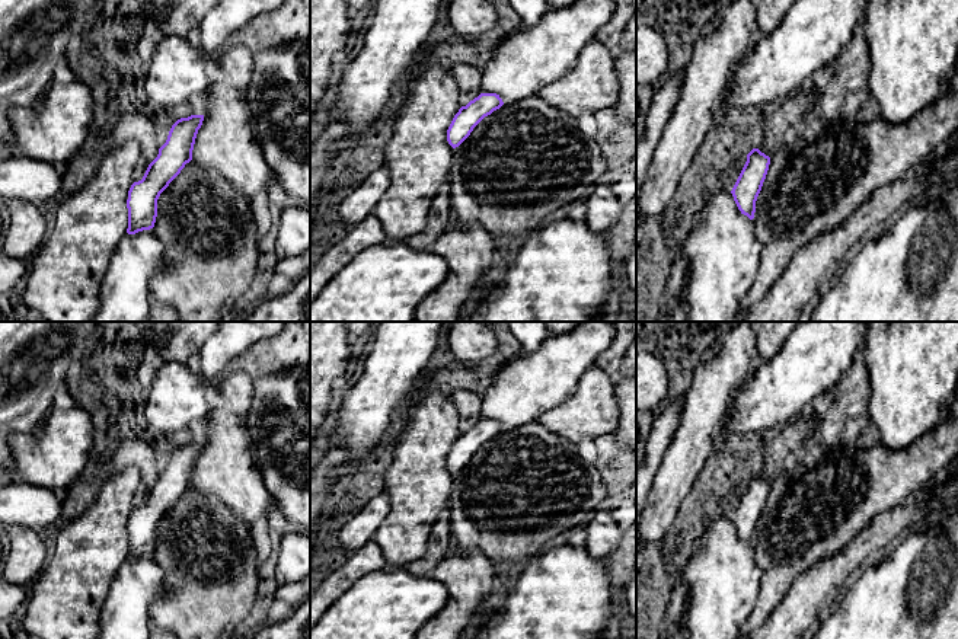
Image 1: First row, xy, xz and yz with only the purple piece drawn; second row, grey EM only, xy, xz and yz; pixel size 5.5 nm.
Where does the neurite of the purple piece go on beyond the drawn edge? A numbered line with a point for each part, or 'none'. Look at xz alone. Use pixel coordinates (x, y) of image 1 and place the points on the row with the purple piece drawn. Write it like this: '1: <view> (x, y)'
1: xz (533, 57)

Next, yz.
1: yz (721, 253)

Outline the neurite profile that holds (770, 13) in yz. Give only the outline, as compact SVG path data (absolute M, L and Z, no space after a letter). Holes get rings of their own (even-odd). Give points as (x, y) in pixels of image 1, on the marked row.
M756 0L757 23L761 33L773 33L798 0Z

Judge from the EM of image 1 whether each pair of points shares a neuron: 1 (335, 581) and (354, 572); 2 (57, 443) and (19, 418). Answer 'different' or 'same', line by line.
1: same
2: different

